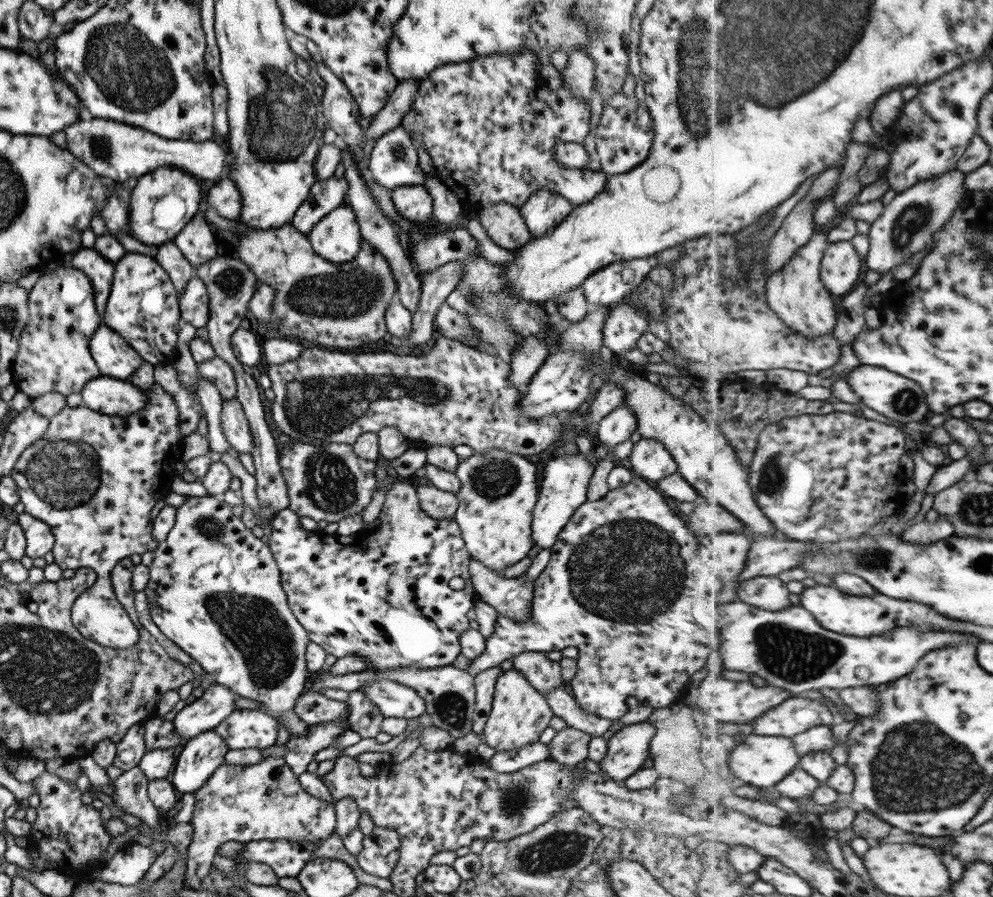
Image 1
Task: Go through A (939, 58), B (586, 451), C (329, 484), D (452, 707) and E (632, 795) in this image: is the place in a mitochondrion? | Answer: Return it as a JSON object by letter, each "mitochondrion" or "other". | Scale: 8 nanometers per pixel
{"A":"other","B":"other","C":"mitochondrion","D":"mitochondrion","E":"other"}

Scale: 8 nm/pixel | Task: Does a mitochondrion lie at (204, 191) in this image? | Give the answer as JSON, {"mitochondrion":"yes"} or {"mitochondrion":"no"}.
{"mitochondrion":"no"}

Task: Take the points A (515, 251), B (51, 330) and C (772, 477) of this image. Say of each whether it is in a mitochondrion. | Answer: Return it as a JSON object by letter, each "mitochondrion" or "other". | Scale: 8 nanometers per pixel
{"A":"other","B":"mitochondrion","C":"mitochondrion"}

